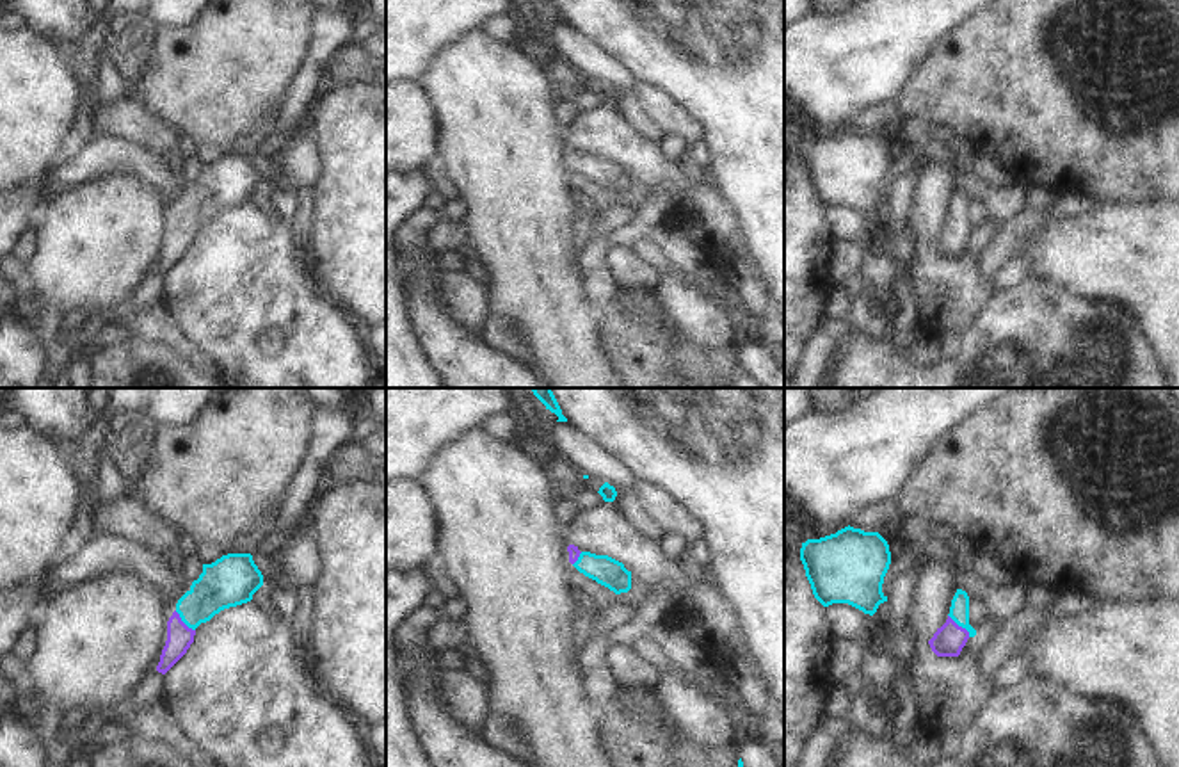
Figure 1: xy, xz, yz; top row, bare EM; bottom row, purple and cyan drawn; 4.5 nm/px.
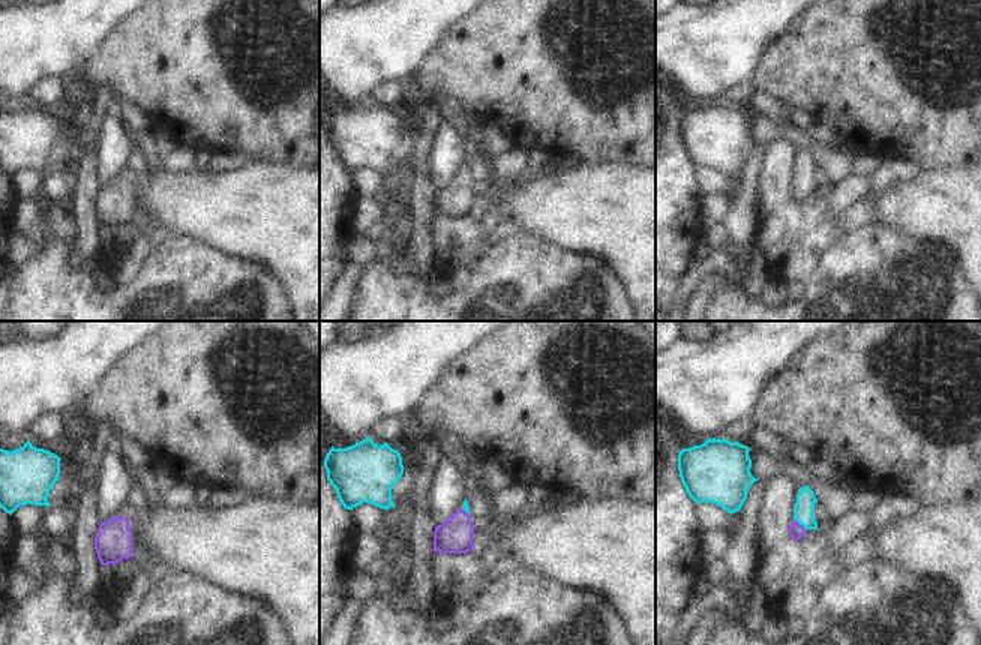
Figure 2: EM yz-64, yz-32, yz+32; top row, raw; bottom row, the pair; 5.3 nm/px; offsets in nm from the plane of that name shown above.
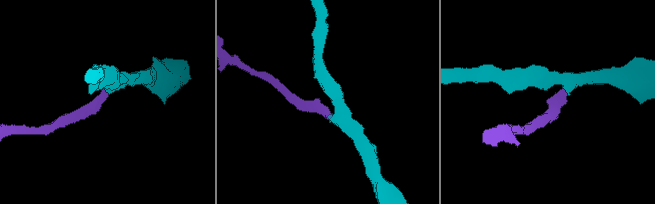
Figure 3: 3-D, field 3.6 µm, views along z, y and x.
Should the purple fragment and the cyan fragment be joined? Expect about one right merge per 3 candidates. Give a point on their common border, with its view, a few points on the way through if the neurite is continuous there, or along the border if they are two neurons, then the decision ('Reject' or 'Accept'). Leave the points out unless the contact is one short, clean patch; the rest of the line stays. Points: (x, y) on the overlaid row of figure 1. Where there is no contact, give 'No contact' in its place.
Touches purple at yz (961, 627). Path across: yz (948, 641), (961, 627), (959, 611). Accept.

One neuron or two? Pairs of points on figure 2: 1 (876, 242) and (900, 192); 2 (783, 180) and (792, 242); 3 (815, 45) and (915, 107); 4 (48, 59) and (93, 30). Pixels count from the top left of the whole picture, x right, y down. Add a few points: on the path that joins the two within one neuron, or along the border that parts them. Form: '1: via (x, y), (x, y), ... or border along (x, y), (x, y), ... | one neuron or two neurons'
1: border along (870, 222), (881, 224), (900, 236), (917, 240) | two neurons
2: via (780, 195), (780, 222), (783, 227) | one neuron
3: via (840, 60), (866, 60), (890, 81) | one neuron
4: via (59, 48), (77, 30), (83, 30) | one neuron

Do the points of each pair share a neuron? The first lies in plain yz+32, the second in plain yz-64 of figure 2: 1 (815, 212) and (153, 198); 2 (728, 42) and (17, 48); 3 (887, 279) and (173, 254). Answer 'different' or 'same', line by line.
1: different
2: same
3: same

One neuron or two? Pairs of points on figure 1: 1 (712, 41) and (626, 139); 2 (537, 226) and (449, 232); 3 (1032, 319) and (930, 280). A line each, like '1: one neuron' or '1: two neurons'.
1: two neurons
2: two neurons
3: two neurons

